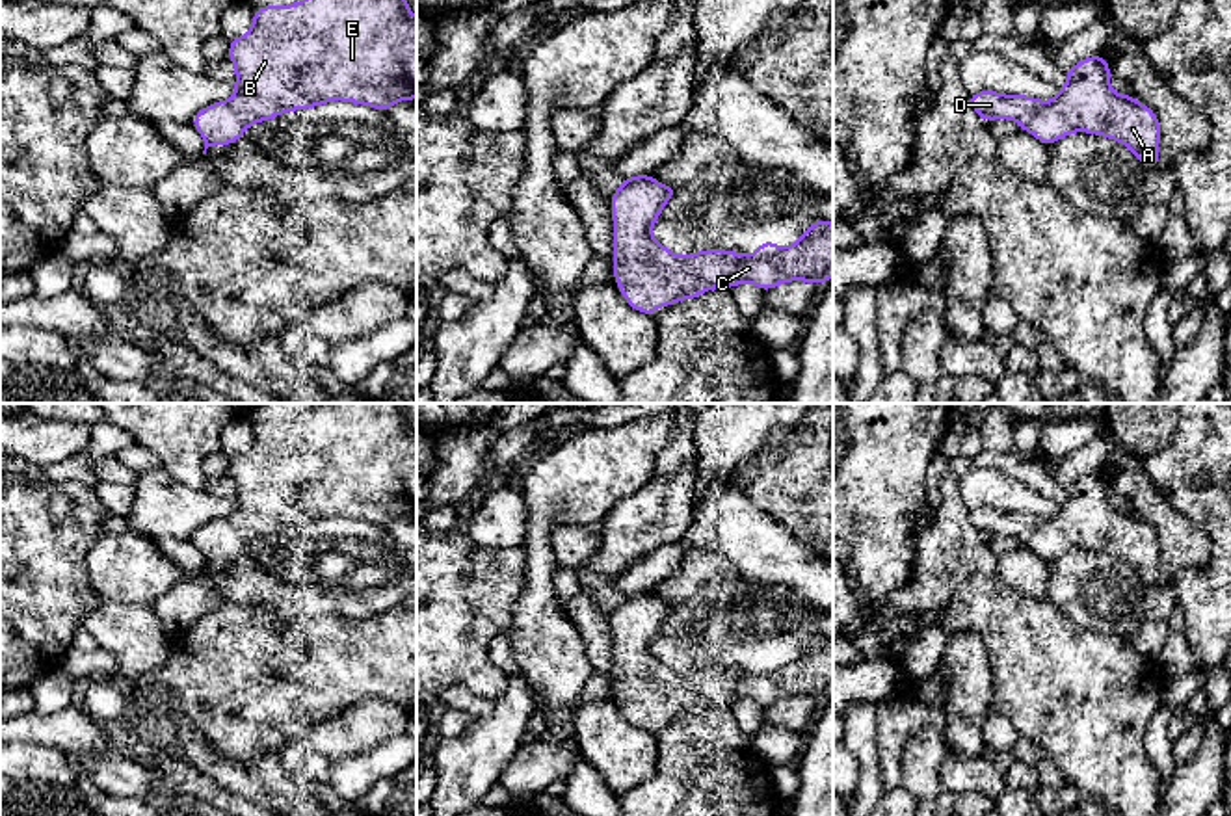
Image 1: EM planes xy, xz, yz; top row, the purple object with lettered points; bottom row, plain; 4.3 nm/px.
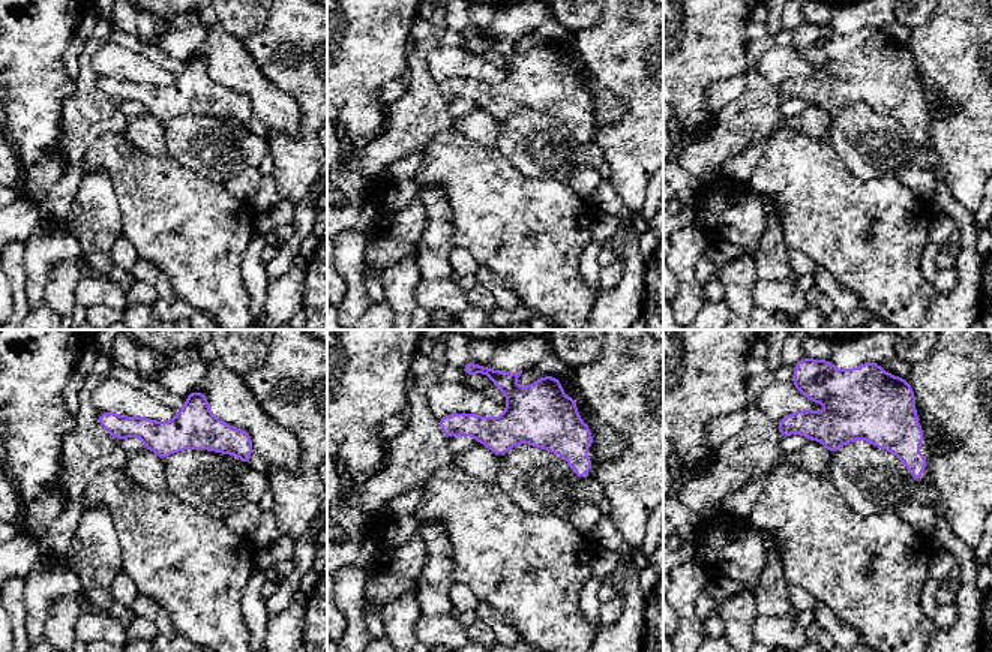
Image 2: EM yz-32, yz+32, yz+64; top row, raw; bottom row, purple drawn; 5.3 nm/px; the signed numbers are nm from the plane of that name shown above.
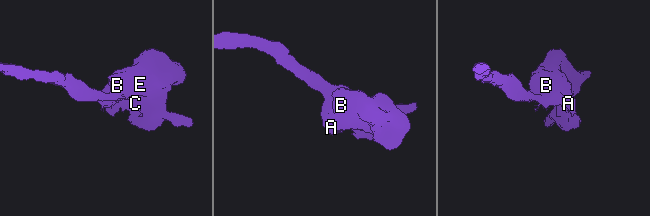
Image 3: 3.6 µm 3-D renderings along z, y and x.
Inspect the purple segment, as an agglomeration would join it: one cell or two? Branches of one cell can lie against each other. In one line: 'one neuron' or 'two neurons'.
one neuron

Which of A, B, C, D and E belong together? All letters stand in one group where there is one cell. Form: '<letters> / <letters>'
A B C D E

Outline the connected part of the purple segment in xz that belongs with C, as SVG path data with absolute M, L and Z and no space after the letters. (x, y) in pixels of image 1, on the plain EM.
M647 589L625 595L612 610L614 695L632 725L655 732L656 721L669 723L744 697L768 708L787 697L824 701L833 693L833 639L824 636L811 639L790 664L762 656L753 671L725 665L673 671L653 654L651 645L677 608Z

